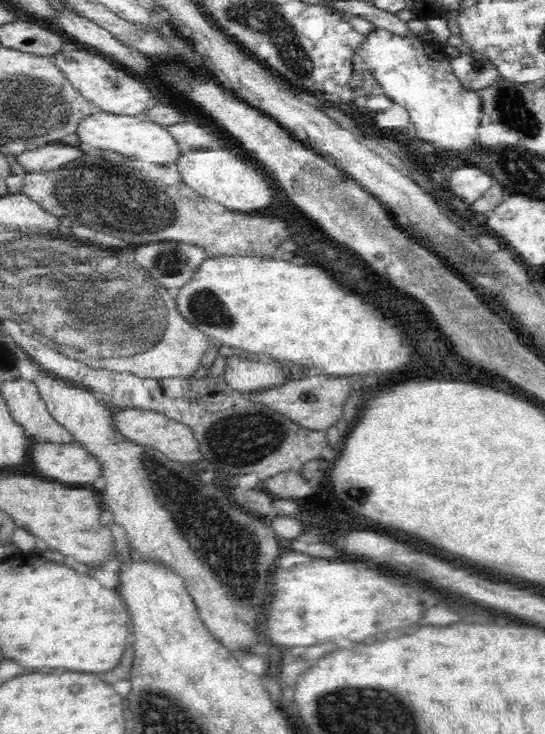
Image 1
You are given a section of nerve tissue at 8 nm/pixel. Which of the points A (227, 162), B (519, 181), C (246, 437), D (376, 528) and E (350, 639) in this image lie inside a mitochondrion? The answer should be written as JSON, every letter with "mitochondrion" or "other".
{"A":"other","B":"other","C":"mitochondrion","D":"other","E":"other"}

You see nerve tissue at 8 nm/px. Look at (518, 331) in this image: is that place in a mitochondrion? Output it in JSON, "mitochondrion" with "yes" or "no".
{"mitochondrion":"no"}

